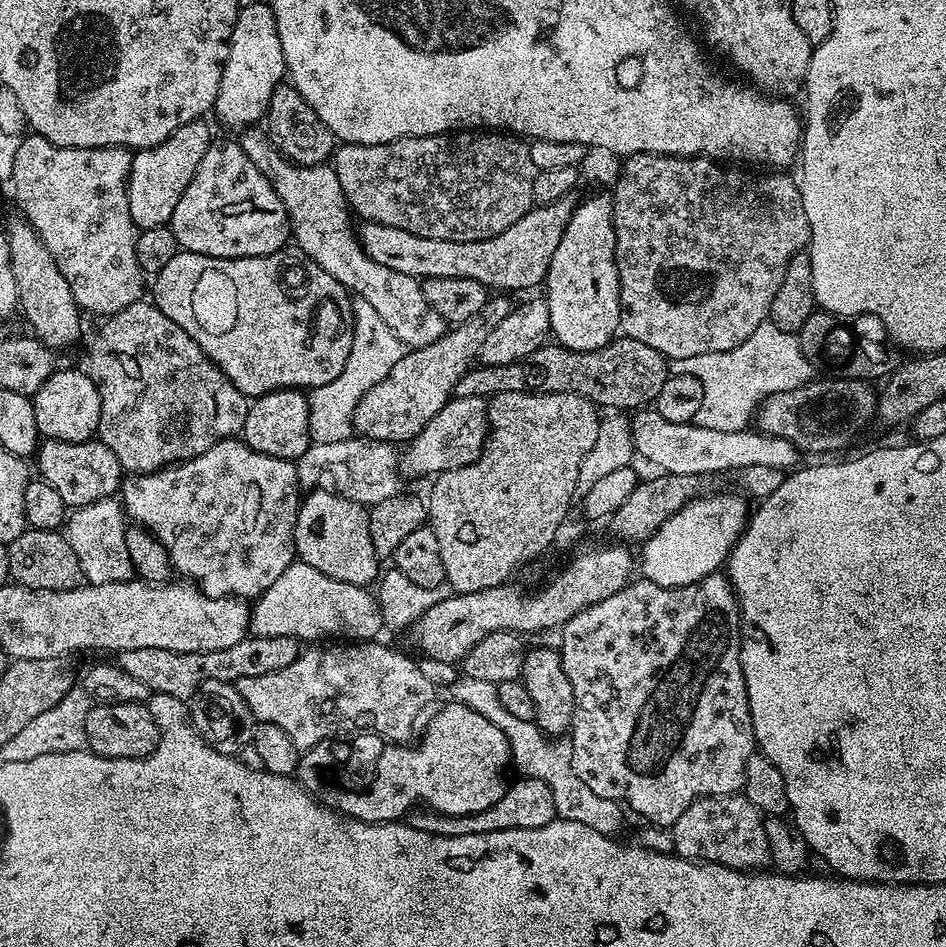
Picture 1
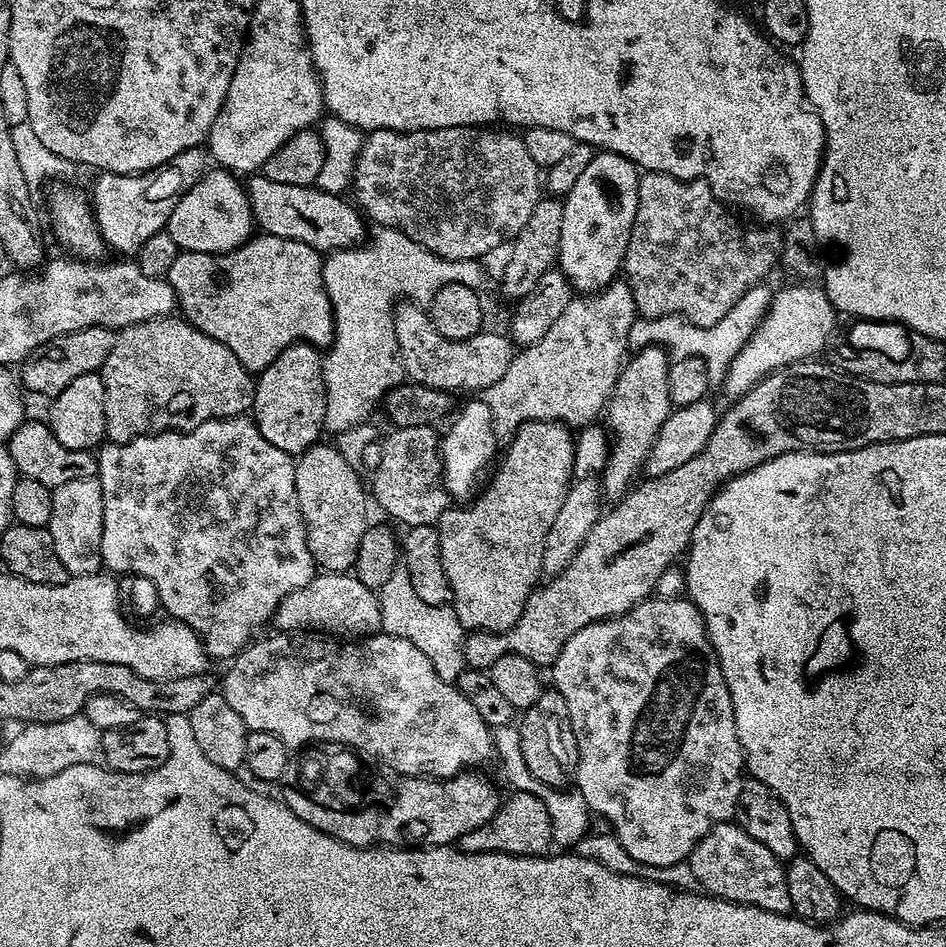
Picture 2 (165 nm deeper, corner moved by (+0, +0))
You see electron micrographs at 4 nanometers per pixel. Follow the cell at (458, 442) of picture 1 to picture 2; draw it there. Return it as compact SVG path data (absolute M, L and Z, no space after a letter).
M617 278L611 284L591 294L580 294L550 327L544 338L532 345L521 347L513 355L506 374L498 382L483 389L482 399L492 407L493 428L497 447L504 448L514 438L514 434L531 420L558 420L573 430L579 430L595 421L596 415L605 411L608 397L626 363L629 351L628 335L630 326L638 319L634 294L623 279Z

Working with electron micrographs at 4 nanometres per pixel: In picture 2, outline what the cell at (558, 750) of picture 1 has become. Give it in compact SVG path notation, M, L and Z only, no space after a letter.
M506 724L502 725L501 728L492 728L492 746L498 760L500 756L500 768L504 771L504 780L509 784L509 789L534 794L534 798L540 799L546 805L546 810L550 814L553 845L559 846L561 844L564 847L561 849L568 850L575 846L583 836L589 835L588 816L590 817L590 809L588 803L580 797L579 792L551 788L546 786L546 782L538 782L538 778L534 778L534 774L530 774L530 770L526 766L526 758L522 758L519 727Z

